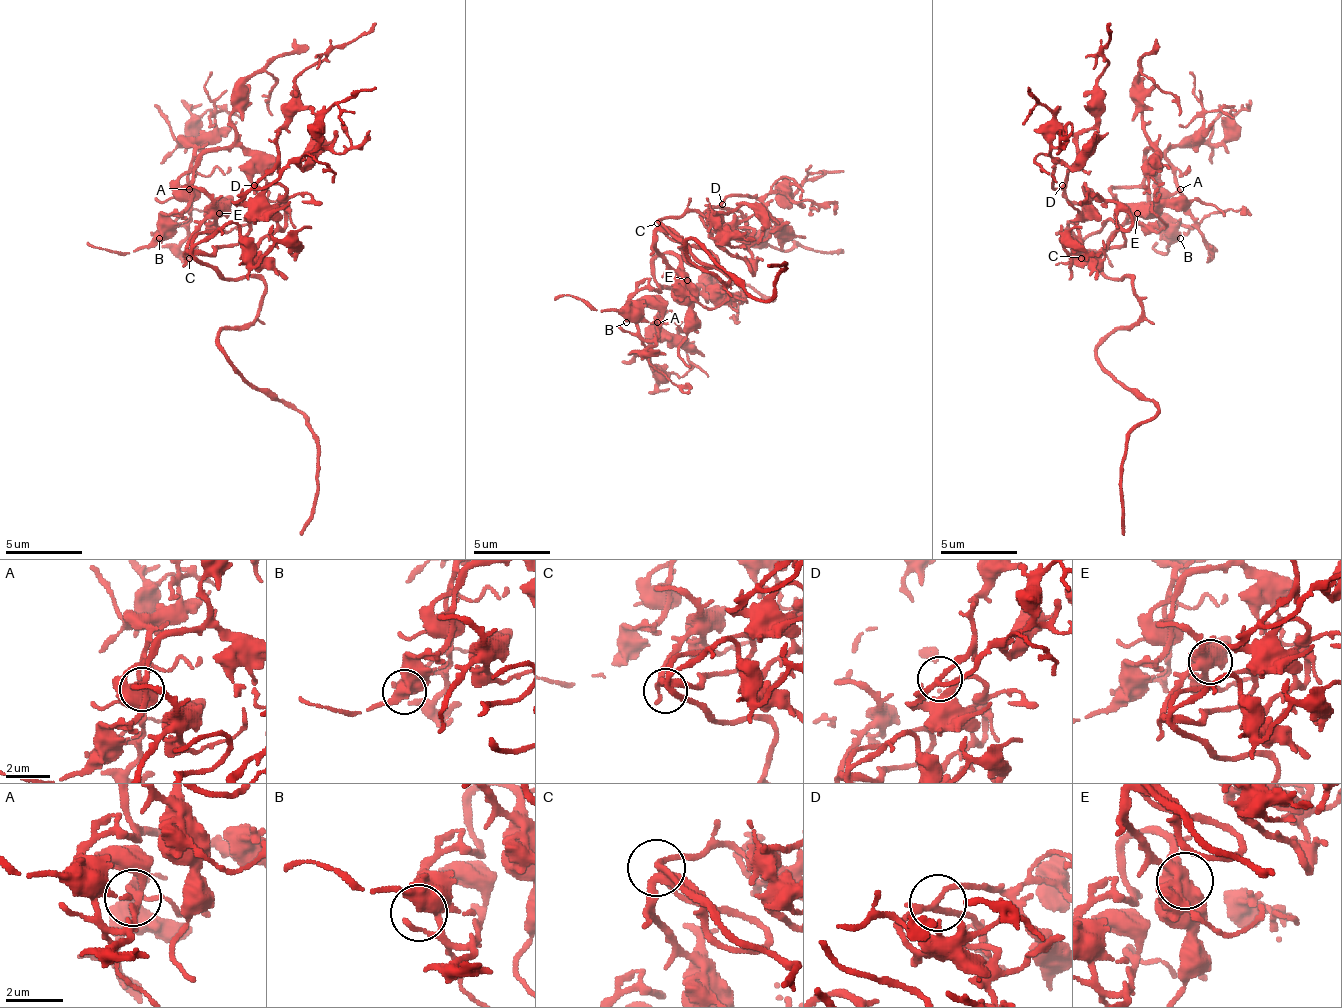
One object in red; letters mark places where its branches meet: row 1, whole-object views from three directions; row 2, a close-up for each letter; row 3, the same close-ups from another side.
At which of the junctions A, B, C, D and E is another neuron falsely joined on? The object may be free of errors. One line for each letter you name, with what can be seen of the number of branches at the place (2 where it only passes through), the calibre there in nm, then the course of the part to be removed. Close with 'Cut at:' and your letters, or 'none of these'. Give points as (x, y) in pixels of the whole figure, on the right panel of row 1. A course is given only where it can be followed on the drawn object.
Cut at: none of these

